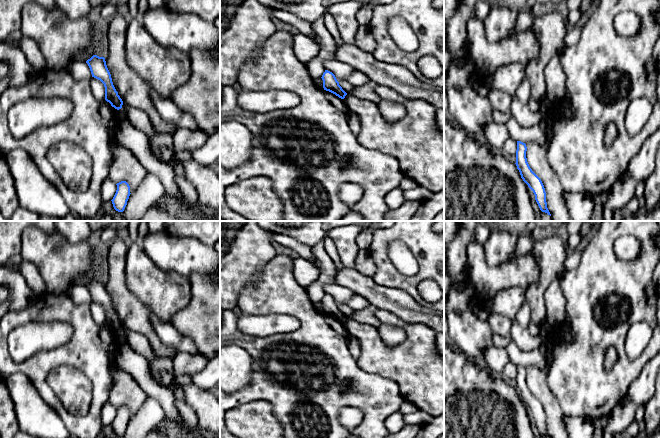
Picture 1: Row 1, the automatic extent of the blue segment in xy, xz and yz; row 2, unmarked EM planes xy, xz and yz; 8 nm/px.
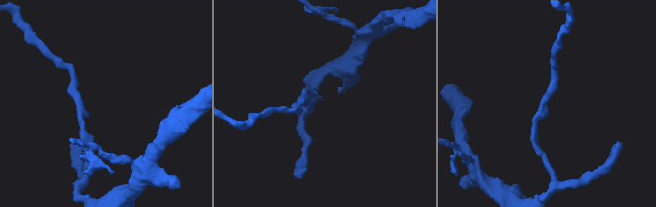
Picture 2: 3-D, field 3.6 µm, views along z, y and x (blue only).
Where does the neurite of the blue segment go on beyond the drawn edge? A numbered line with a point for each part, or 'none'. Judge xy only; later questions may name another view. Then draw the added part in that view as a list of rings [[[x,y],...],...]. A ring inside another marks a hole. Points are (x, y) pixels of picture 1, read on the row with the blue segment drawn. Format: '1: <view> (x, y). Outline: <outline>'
none

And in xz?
none

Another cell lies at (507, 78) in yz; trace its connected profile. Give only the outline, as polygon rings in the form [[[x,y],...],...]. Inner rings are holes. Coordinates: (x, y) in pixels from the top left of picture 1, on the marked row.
[[[513,62],[499,67],[491,78],[492,87],[507,92],[512,96],[526,76],[526,65]]]

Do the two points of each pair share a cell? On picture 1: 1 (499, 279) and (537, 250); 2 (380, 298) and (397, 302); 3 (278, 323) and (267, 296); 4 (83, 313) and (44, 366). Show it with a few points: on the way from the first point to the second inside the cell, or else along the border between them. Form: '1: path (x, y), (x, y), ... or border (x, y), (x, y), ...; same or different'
1: border (530, 251), (538, 266), (538, 277); different
2: path (384, 298), (393, 300); same
3: border (250, 314), (287, 314), (292, 315), (297, 320); different
4: path (83, 328), (83, 335), (62, 356), (59, 356); same

